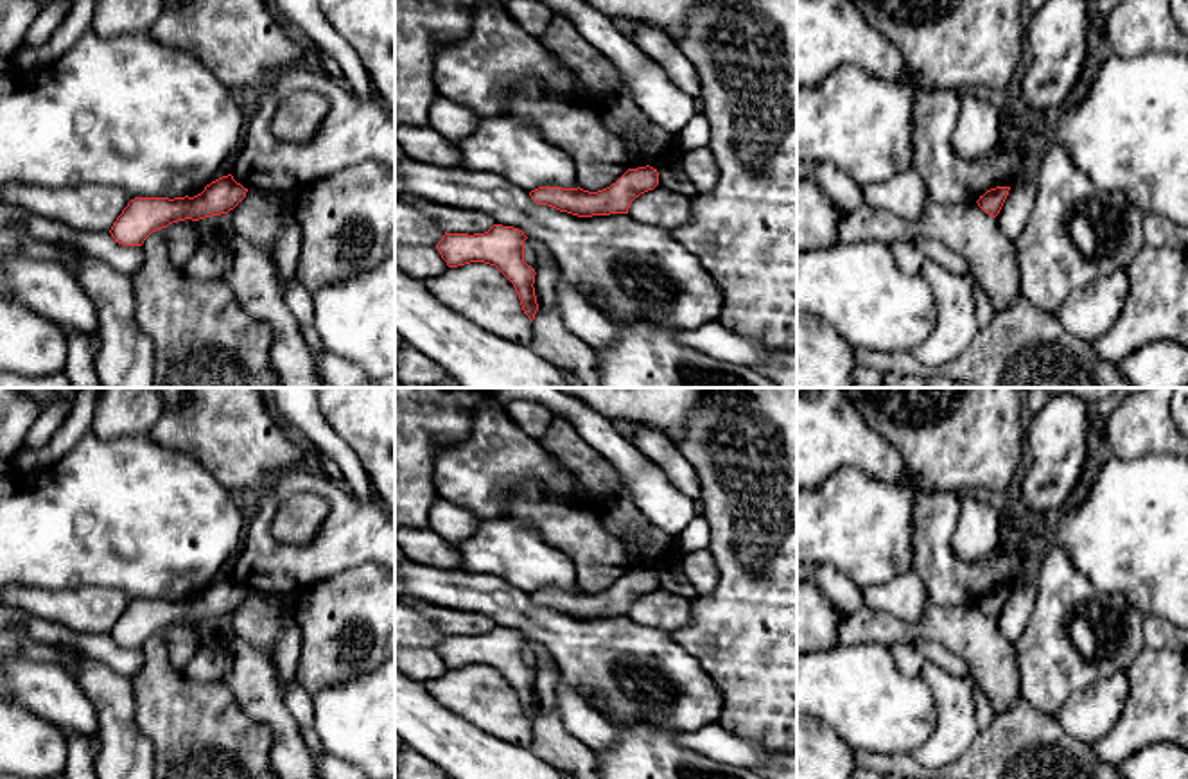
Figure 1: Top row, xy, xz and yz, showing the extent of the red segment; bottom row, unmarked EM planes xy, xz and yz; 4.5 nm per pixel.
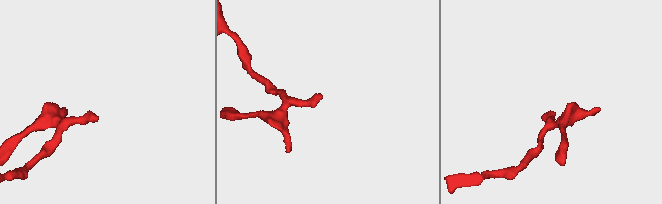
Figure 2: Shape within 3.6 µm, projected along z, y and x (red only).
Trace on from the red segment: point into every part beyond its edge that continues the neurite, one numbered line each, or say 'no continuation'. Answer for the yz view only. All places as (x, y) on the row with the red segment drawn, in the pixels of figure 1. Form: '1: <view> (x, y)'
no continuation

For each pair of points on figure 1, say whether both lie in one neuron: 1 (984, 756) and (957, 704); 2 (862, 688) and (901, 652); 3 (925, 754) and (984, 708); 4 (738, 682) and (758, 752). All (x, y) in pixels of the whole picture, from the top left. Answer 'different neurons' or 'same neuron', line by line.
1: different neurons
2: different neurons
3: different neurons
4: different neurons

